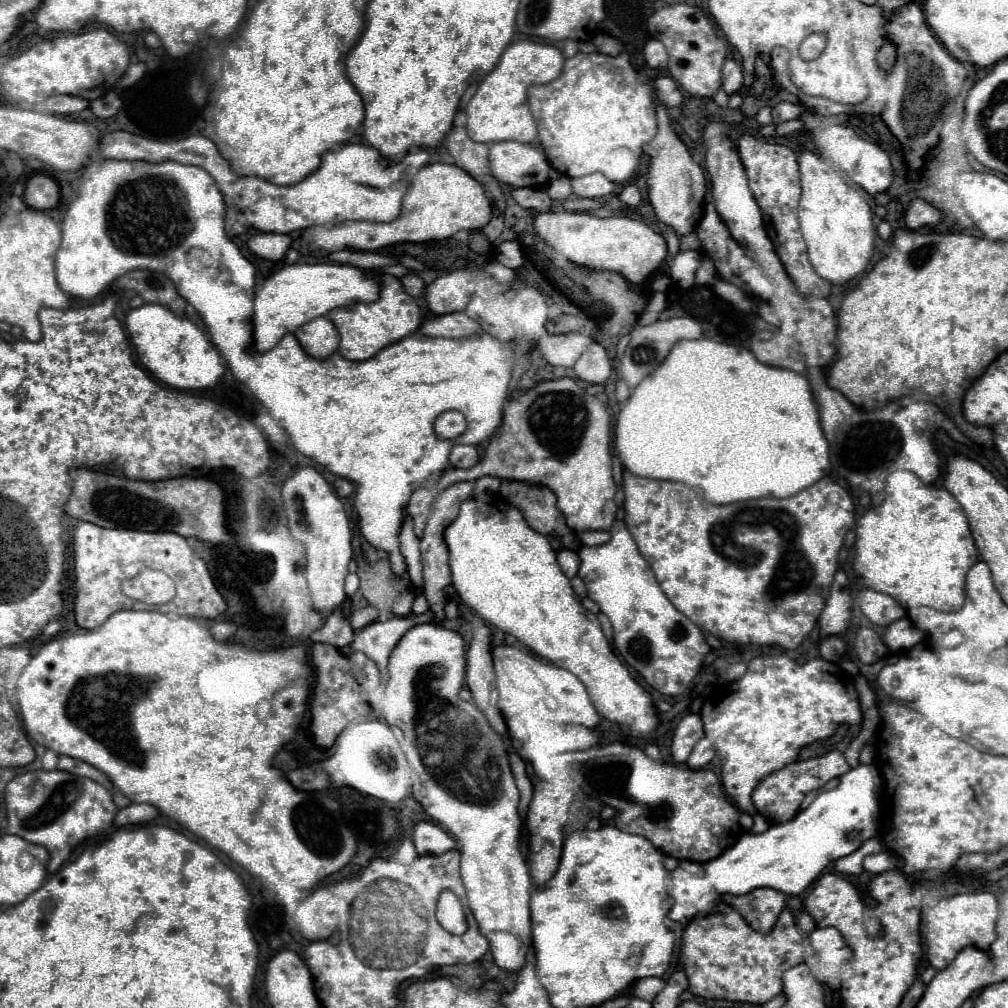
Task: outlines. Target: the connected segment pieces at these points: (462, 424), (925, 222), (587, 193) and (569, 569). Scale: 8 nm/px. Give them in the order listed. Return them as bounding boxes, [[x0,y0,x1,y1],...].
[[434,411,466,439],[904,199,944,231],[570,173,614,197],[564,551,580,577]]

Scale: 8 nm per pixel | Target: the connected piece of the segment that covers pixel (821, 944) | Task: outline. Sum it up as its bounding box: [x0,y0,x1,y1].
[810,927,852,967]

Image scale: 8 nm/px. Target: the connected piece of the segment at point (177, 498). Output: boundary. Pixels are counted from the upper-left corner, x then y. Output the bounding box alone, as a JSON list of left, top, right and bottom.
[64,469,230,543]

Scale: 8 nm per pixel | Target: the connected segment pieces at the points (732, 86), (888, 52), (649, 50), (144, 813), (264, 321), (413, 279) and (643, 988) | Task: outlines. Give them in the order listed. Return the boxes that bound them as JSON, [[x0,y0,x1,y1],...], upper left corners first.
[[722,59,742,95],[876,41,896,71],[644,39,668,71],[114,803,158,827],[250,263,378,353],[400,273,424,297],[634,977,660,1001]]

